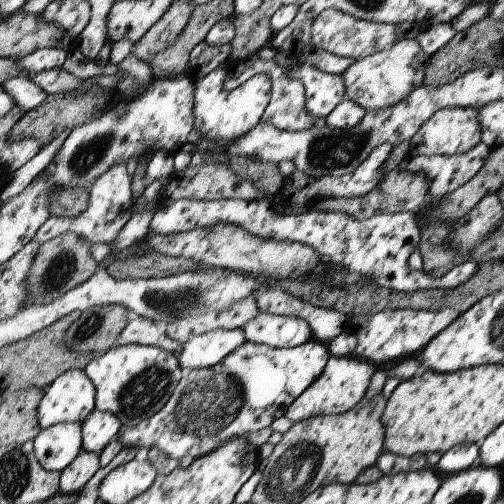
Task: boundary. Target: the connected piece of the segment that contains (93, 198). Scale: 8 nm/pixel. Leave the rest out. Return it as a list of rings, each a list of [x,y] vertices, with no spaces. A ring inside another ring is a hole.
[[[123,161],[113,163],[102,175],[99,175],[88,188],[89,196],[87,208],[76,217],[56,217],[50,215],[42,224],[33,241],[38,245],[45,244],[56,236],[66,232],[74,232],[90,243],[105,243],[111,246],[115,242],[118,232],[130,218],[131,202],[131,177]]]

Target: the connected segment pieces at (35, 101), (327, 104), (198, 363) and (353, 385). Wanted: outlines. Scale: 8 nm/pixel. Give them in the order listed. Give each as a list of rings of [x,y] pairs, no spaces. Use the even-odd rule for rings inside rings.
[[[20,74],[16,78],[10,77],[3,84],[3,90],[20,106],[24,112],[36,109],[45,102],[49,95],[43,92],[37,85],[34,85],[29,76]]]
[[[299,62],[287,68],[286,72],[290,79],[301,82],[306,94],[304,108],[314,120],[324,121],[346,98],[341,75],[326,74],[312,65]]]
[[[215,329],[190,336],[176,359],[184,371],[214,367],[245,341],[240,329]]]
[[[330,355],[320,377],[316,378],[314,383],[310,384],[287,408],[286,418],[290,418],[295,423],[314,418],[314,416],[330,416],[331,414],[338,416],[352,410],[360,400],[367,396],[368,386],[375,370],[376,366],[372,363],[356,356],[336,357]]]

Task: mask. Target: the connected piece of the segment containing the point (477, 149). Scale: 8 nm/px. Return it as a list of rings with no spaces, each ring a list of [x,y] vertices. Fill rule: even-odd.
[[[478,142],[470,151],[453,156],[410,156],[399,165],[400,170],[423,173],[429,179],[429,194],[444,197],[471,180],[486,163],[491,149]]]

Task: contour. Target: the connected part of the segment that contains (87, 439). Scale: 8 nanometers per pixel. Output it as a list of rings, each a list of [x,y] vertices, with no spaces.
[[[94,409],[81,424],[83,450],[99,456],[118,436],[121,426],[120,420],[114,414]]]

